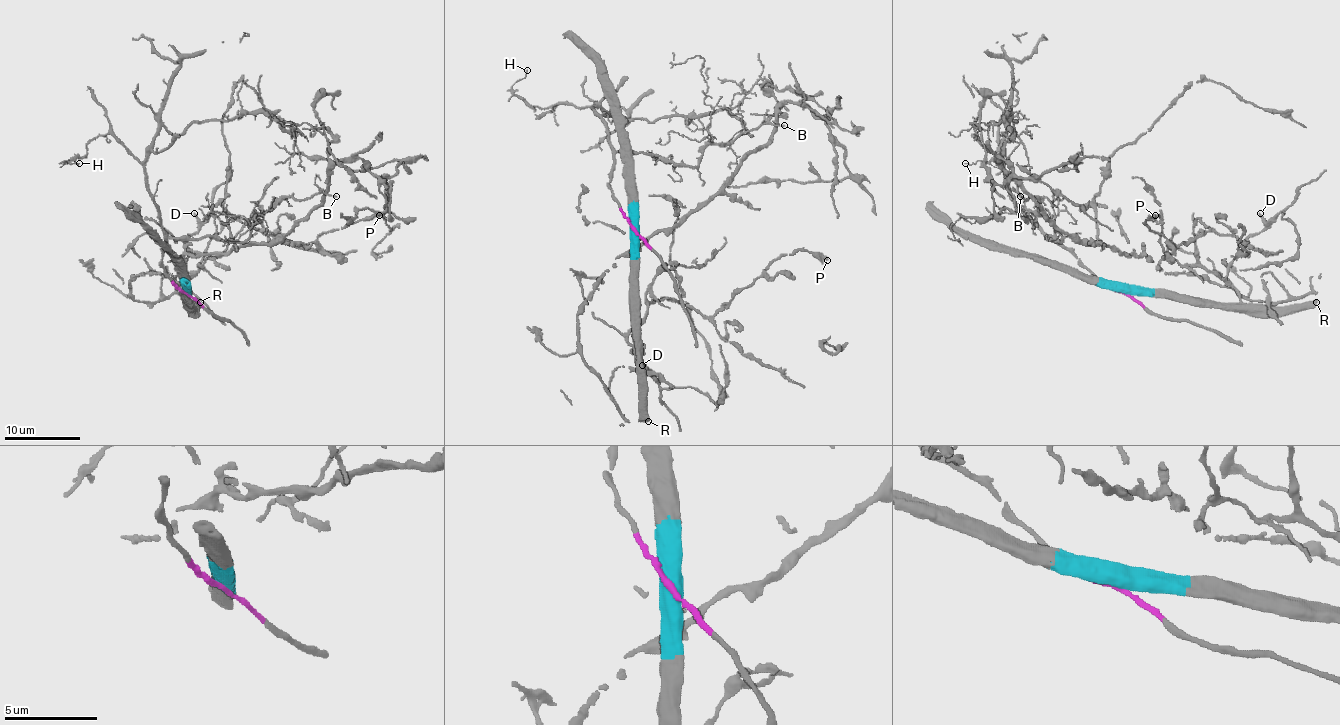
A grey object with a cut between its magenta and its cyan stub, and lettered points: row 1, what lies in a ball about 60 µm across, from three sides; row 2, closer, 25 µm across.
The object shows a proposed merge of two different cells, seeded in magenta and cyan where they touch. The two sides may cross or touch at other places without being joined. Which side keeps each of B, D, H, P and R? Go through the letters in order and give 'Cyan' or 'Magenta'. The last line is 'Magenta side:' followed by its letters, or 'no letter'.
B: Magenta
D: Cyan
H: Magenta
P: Cyan
R: Cyan
Magenta side: B, H

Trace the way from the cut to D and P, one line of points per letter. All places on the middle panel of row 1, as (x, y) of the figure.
D: (633, 230), (631, 344), (627, 336), (633, 330), (635, 332), (635, 351), (642, 365)
P: (633, 230), (631, 344), (627, 336), (652, 302), (669, 298), (715, 315), (781, 256), (806, 250), (827, 260)

